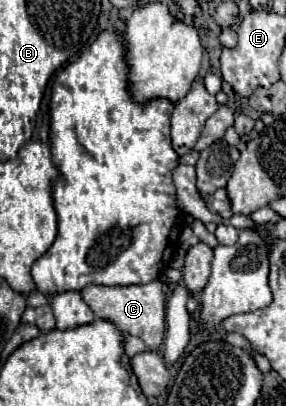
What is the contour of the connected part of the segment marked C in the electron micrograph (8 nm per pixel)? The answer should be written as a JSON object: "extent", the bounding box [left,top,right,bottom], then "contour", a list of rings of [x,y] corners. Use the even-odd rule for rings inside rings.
{"extent":[82,281,166,351],"contour":[[[150,281],[144,285],[86,285],[82,289],[84,301],[92,307],[94,315],[98,319],[110,319],[120,331],[128,335],[136,335],[144,339],[150,351],[158,351],[158,347],[164,343],[166,333],[166,295],[162,291],[162,281]]]}

